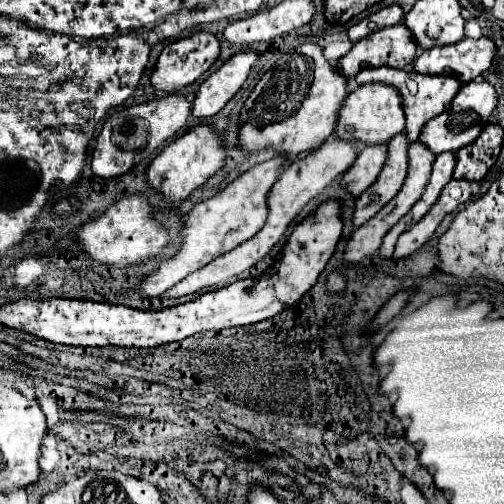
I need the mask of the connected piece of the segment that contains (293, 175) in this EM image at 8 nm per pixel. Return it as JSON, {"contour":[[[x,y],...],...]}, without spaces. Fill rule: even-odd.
{"contour":[[[329,138],[327,142],[323,142],[317,150],[309,152],[309,156],[303,156],[301,160],[295,160],[291,166],[287,166],[279,180],[273,184],[269,196],[267,196],[267,206],[269,206],[269,216],[265,226],[245,244],[237,246],[235,250],[219,256],[217,260],[213,260],[211,264],[203,266],[201,270],[189,274],[185,280],[181,280],[179,284],[175,284],[173,288],[169,288],[167,292],[163,292],[161,298],[179,298],[179,296],[187,296],[187,294],[195,294],[203,288],[209,286],[219,286],[225,280],[253,268],[261,258],[265,258],[271,248],[281,240],[281,236],[287,232],[287,228],[293,224],[293,220],[297,218],[297,214],[303,210],[303,206],[315,198],[317,194],[321,194],[325,190],[327,184],[331,184],[333,180],[339,178],[339,174],[343,174],[357,158],[357,144],[353,140],[339,140],[339,138]]]}

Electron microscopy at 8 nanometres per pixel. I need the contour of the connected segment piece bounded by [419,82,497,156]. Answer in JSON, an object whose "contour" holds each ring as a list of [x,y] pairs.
{"contour":[[[487,82],[463,84],[459,88],[457,96],[447,106],[447,110],[443,114],[435,116],[433,120],[429,120],[421,128],[419,142],[423,146],[427,146],[435,156],[439,156],[443,152],[457,152],[459,148],[471,144],[475,140],[475,136],[481,134],[481,130],[487,126],[487,120],[495,108],[495,104],[497,104],[497,94],[495,94],[495,88],[491,84],[487,84]]]}

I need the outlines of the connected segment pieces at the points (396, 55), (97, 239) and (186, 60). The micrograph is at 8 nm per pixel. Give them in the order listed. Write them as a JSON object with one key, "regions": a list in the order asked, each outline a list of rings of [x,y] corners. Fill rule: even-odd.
{"regions":[[[[397,24],[355,42],[349,54],[337,60],[335,70],[345,78],[355,76],[363,68],[377,66],[409,70],[415,62],[415,54],[417,44],[411,32],[403,28],[403,24]]],[[[135,194],[135,196],[121,198],[105,212],[105,216],[81,226],[79,240],[87,256],[91,256],[95,262],[127,268],[131,264],[145,262],[151,256],[159,254],[159,250],[169,244],[169,234],[159,222],[151,218],[149,202],[143,196]]],[[[197,32],[193,36],[181,38],[169,46],[163,48],[163,52],[159,54],[159,60],[155,64],[155,70],[151,74],[151,86],[157,90],[163,90],[167,94],[175,94],[181,88],[193,84],[203,72],[207,72],[213,62],[219,56],[219,40],[209,34],[209,32]]]]}

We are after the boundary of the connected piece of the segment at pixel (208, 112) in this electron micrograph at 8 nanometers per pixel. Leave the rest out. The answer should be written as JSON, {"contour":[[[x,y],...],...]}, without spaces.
{"contour":[[[243,50],[229,58],[221,68],[217,68],[197,90],[191,114],[199,120],[215,116],[243,86],[249,76],[251,66],[259,58],[253,50]]]}

